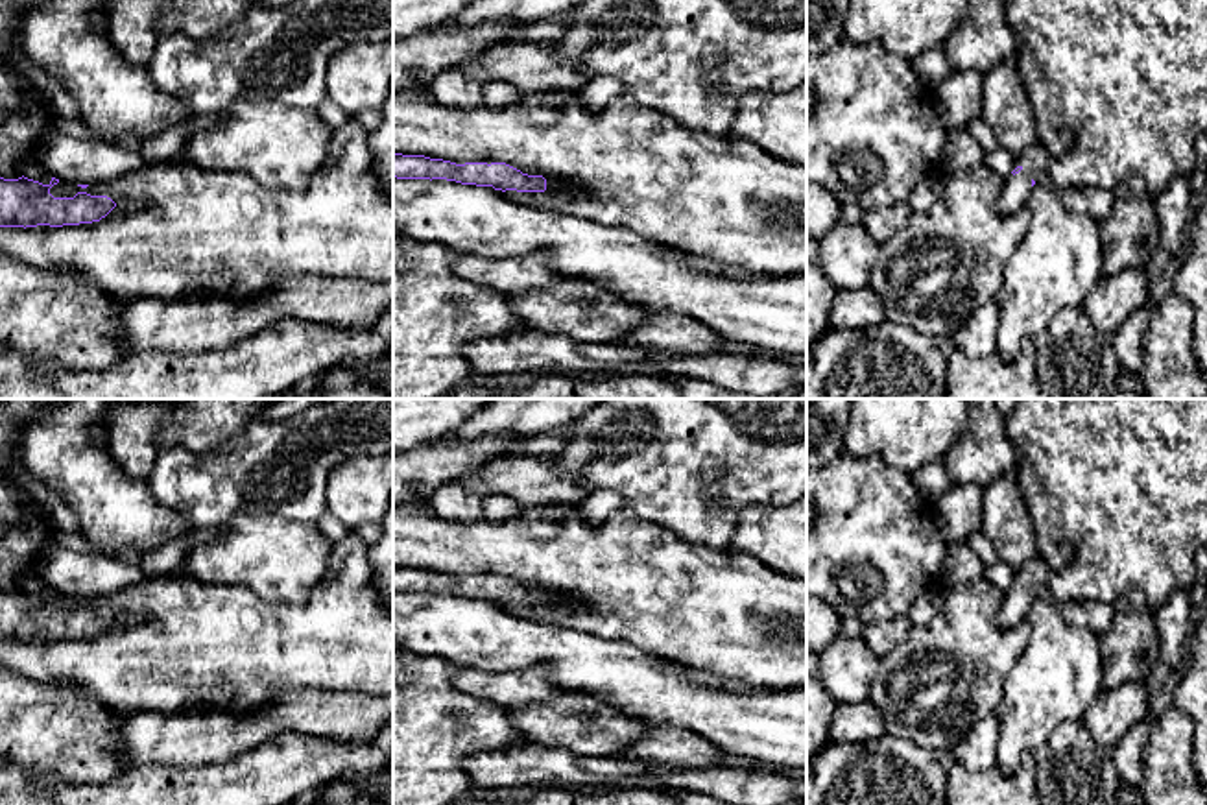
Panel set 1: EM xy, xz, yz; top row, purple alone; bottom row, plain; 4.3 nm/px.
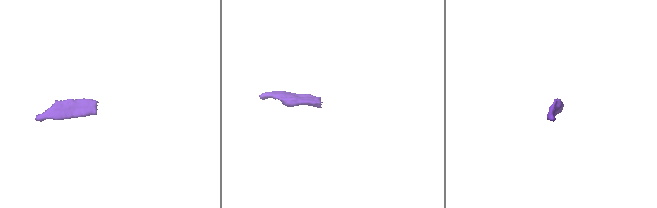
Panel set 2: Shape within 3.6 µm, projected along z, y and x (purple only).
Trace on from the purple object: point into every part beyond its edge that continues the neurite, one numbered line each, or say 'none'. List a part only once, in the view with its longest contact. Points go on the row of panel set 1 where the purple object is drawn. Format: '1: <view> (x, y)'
1: yz (1015, 191)

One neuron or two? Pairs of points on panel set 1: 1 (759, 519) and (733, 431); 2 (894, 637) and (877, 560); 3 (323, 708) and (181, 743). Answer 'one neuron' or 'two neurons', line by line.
1: two neurons
2: two neurons
3: one neuron

